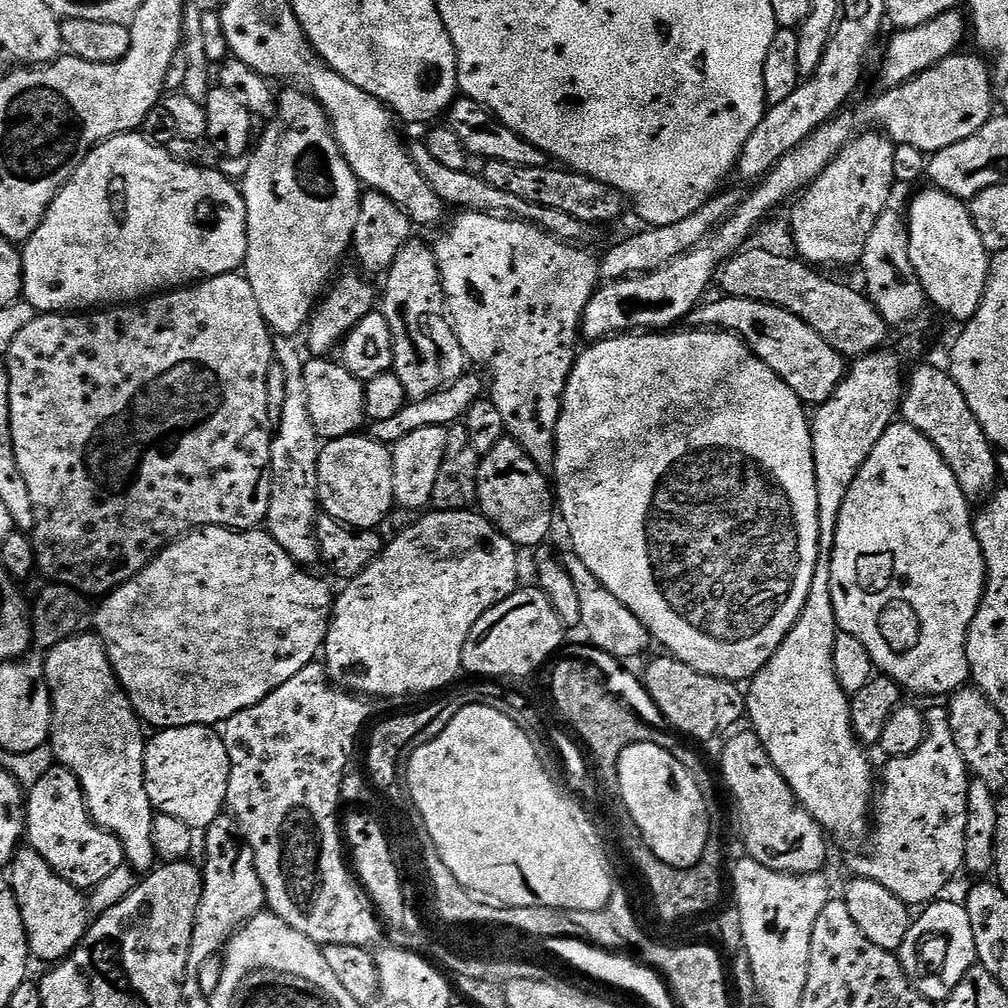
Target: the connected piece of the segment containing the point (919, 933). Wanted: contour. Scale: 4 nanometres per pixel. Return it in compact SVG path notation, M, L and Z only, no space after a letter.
M937 899L923 909L919 917L913 919L908 928L906 938L898 950L898 959L905 969L913 970L925 960L932 968L940 968L948 960L948 981L940 976L928 976L922 983L922 991L927 1000L943 1002L948 999L951 988L958 986L962 978L977 963L976 947L974 946L974 929L970 926L970 914L963 903L955 904L952 900Z

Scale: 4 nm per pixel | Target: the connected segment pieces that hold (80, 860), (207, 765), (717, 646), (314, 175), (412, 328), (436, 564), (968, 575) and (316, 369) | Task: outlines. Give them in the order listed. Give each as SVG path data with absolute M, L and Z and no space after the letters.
M53 766L26 792L24 814L27 847L34 849L66 882L81 890L91 890L114 870L125 867L122 842L92 821L80 780L69 768Z
M207 724L166 728L155 735L144 745L144 781L153 809L159 814L170 814L170 818L182 818L182 822L194 830L208 828L214 818L222 815L228 803L230 758L226 754L223 735Z
M648 330L643 334L621 334L610 336L607 340L598 340L587 345L588 349L581 351L576 357L576 365L572 367L570 378L566 382L564 391L564 401L562 410L558 418L558 430L556 431L556 466L554 469L554 496L558 501L558 512L564 515L564 524L568 527L568 536L572 539L570 544L571 551L576 553L582 562L622 602L630 609L636 617L646 626L649 637L660 644L664 644L663 651L667 655L675 656L686 666L698 670L702 674L717 676L723 680L733 682L748 682L770 662L770 658L778 650L778 646L790 634L790 630L798 622L802 614L802 606L806 606L806 598L810 594L810 582L814 578L816 563L820 557L820 527L818 526L818 486L816 485L816 475L814 474L814 450L812 449L812 425L810 423L809 413L806 411L806 405L762 362L750 349L744 345L744 341L733 332L721 332L719 330Z
M295 86L285 89L279 93L275 114L265 123L268 125L264 133L261 136L259 133L247 157L248 169L244 172L242 191L248 219L248 249L242 275L254 289L258 310L262 310L262 318L266 318L273 333L280 338L296 338L299 332L301 335L305 331L318 297L337 275L340 259L349 255L354 226L358 226L362 185L354 170L350 170L334 138L324 107L309 93Z
M419 238L408 240L388 267L386 279L384 288L382 284L382 311L394 338L392 371L402 382L409 401L421 400L447 388L466 372L464 351L446 315L444 287L433 245L423 244Z
M432 510L424 515L428 514L429 516L424 516L421 520L414 521L409 528L402 529L389 544L387 541L381 547L380 554L375 556L357 576L347 581L341 587L344 589L338 592L335 597L332 605L332 618L328 621L328 633L324 639L324 647L322 649L322 663L328 669L328 679L337 688L345 689L353 694L359 694L365 698L377 698L376 696L416 696L419 692L437 691L436 693L439 693L444 690L439 690L439 688L444 688L447 684L454 683L456 675L461 675L460 655L466 646L466 638L470 634L474 622L478 622L478 618L482 618L482 614L486 614L486 610L490 610L498 602L510 598L510 594L514 594L521 583L519 564L521 553L516 545L510 542L510 538L503 536L479 511L438 512Z
M894 422L886 430L886 434L882 434L882 438L878 438L878 446L874 446L874 450L870 450L870 458L866 458L866 462L862 462L862 470L858 470L858 478L854 478L854 486L850 486L850 490L846 494L846 498L842 502L842 512L838 514L838 524L836 526L836 533L834 534L834 546L832 547L832 561L830 562L830 598L834 598L834 614L836 615L836 627L840 632L846 634L854 634L854 638L858 638L858 642L862 642L862 646L866 646L866 650L870 650L870 658L873 665L883 675L895 680L900 685L905 693L917 692L920 696L944 696L959 692L961 688L969 683L970 673L968 671L968 659L966 658L966 650L964 643L968 637L970 626L974 622L974 614L978 612L980 599L984 596L984 581L986 573L984 571L984 556L981 554L980 543L976 538L976 525L974 523L974 512L970 507L970 501L964 496L962 489L958 486L958 478L954 476L954 471L950 470L950 466L943 460L942 454L935 448L930 438L926 438L924 434L919 432L914 426L905 422Z
M308 358L304 362L304 378L306 380L306 403L310 408L310 422L314 422L314 430L321 441L337 440L345 434L356 434L365 427L364 414L364 386L365 381L354 378L350 370L346 370L343 363L332 358Z

